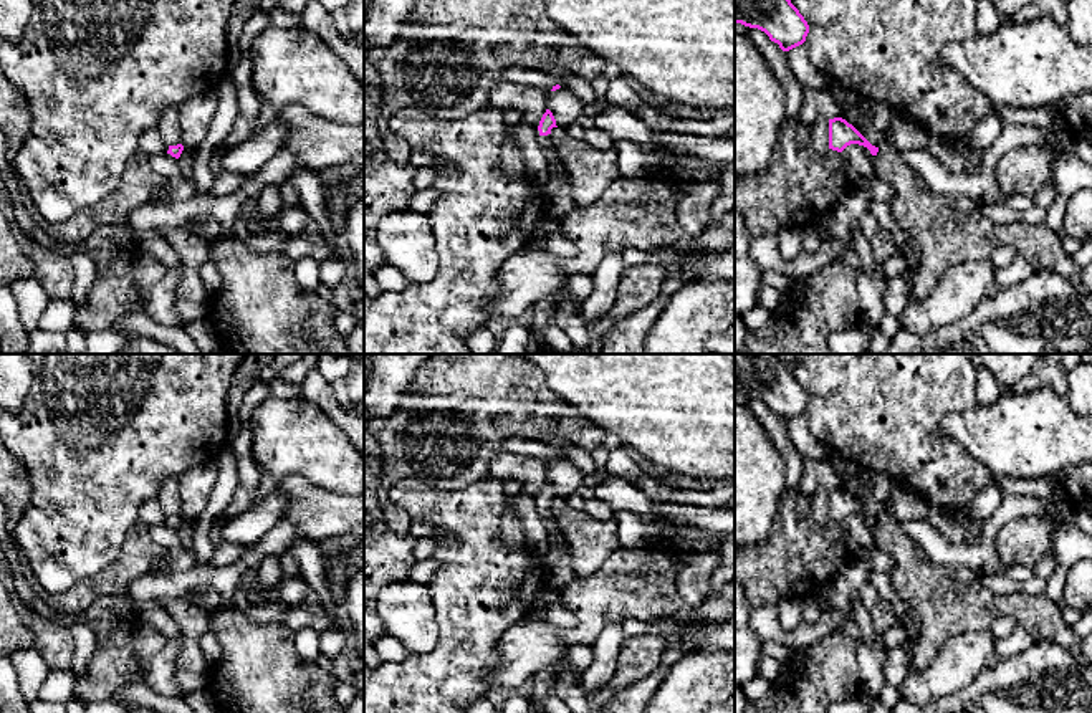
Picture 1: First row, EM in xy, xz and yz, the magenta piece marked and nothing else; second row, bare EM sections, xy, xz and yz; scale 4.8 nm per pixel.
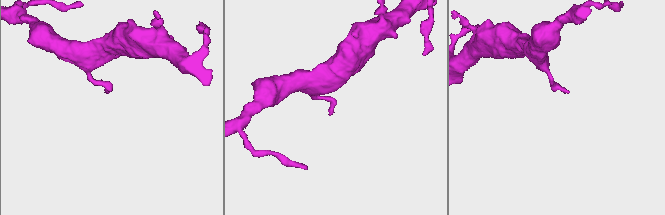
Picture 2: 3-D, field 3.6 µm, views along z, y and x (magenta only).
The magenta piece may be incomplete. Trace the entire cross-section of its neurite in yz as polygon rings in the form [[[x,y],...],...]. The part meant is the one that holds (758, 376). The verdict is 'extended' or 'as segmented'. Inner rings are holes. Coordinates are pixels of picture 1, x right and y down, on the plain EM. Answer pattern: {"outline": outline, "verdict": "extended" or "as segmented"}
{"outline": [[[735,354],[735,394],[764,402],[783,422],[806,412],[809,395],[774,354]]], "verdict": "as segmented"}

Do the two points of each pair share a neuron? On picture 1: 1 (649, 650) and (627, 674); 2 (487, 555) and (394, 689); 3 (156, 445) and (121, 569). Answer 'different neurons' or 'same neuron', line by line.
1: same neuron
2: same neuron
3: different neurons

